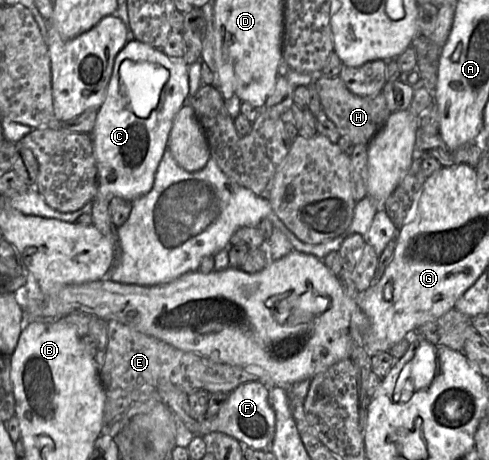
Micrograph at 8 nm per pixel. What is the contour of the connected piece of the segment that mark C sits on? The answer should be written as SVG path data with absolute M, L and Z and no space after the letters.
M132 40L117 54L105 99L98 109L90 133L97 168L97 191L100 196L122 197L133 201L147 194L154 185L159 162L168 148L169 133L175 115L189 100L189 65L184 58L168 57L161 49Z

